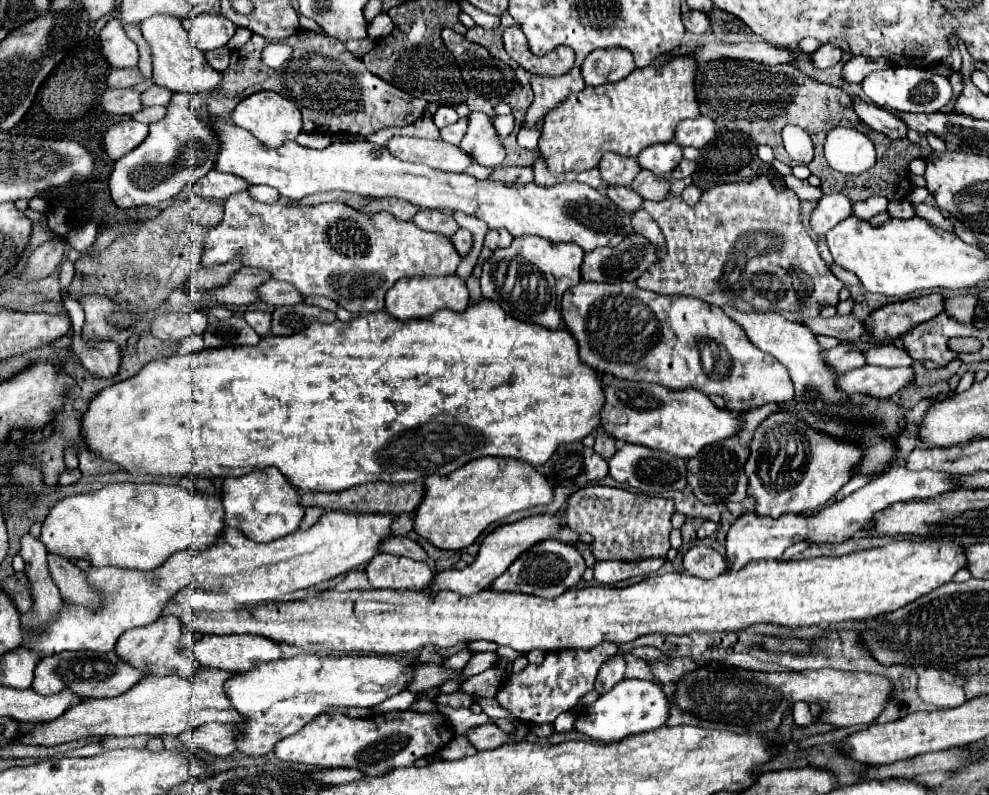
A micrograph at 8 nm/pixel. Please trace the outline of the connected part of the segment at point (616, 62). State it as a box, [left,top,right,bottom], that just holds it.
[582,48,634,86]

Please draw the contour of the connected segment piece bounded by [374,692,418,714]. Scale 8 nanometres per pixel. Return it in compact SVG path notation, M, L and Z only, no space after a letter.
M400 692L400 694L384 700L382 704L378 704L374 708L378 714L380 712L392 712L392 710L408 710L410 704L416 702L416 696L418 696L418 692Z

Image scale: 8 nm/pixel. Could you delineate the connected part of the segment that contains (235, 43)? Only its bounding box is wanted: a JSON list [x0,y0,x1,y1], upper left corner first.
[228,28,252,50]

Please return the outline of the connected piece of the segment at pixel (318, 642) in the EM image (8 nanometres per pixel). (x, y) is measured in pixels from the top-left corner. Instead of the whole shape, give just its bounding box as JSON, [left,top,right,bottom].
[164,540,966,654]

